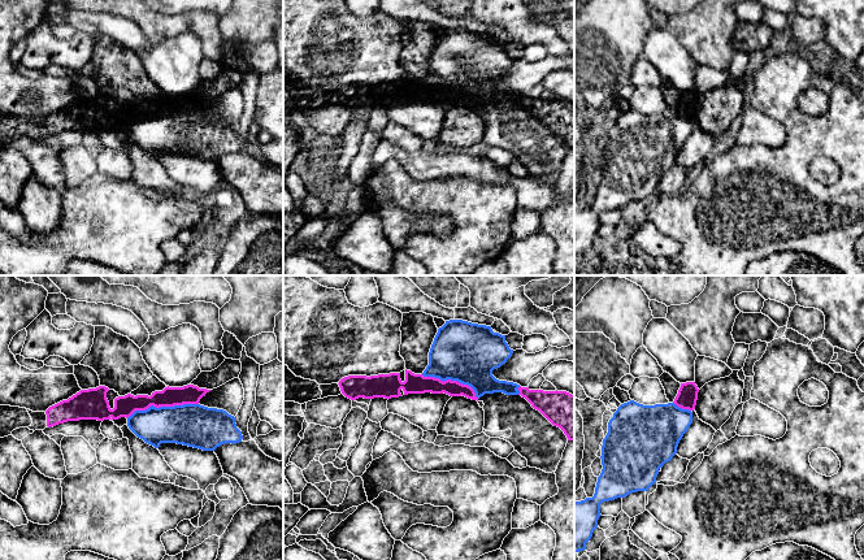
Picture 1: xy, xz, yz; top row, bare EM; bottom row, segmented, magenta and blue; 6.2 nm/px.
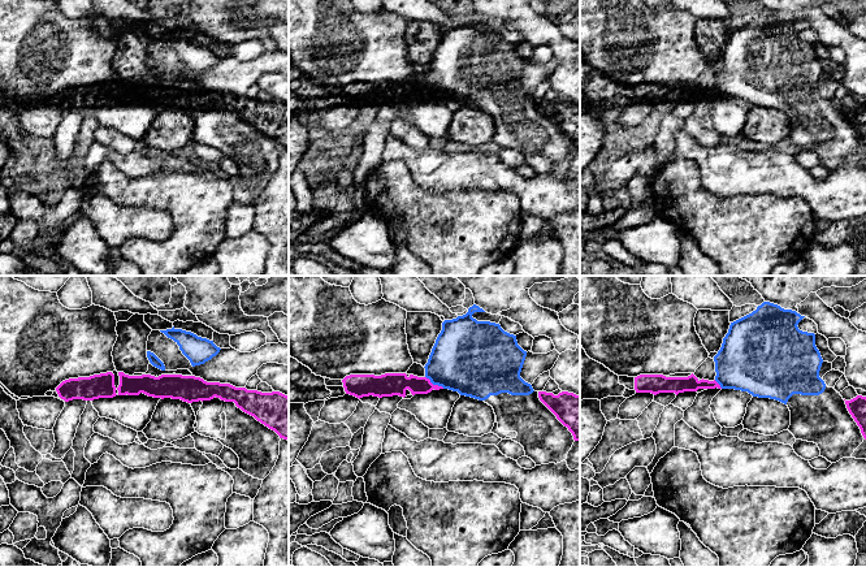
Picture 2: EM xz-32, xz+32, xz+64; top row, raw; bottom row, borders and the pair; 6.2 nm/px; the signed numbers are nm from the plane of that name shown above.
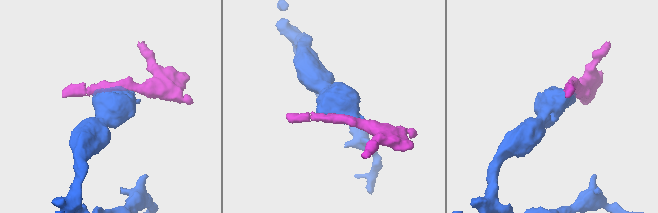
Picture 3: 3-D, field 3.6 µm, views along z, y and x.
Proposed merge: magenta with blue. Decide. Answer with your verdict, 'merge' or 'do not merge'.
do not merge

